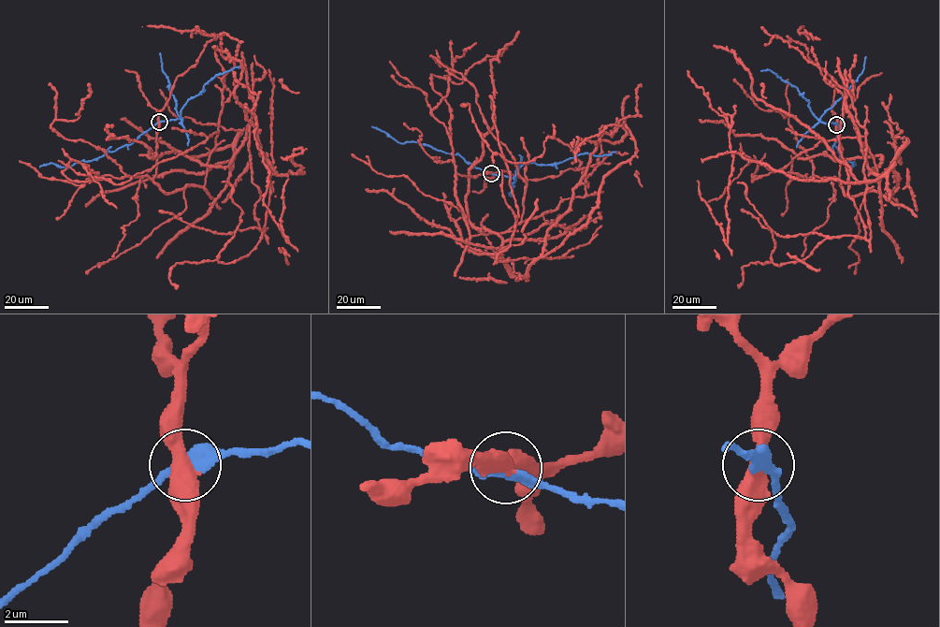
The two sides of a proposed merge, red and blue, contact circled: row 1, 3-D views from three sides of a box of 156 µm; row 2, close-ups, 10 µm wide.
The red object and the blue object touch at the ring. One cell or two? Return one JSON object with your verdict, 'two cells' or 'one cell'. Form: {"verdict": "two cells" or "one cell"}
{"verdict": "two cells"}

